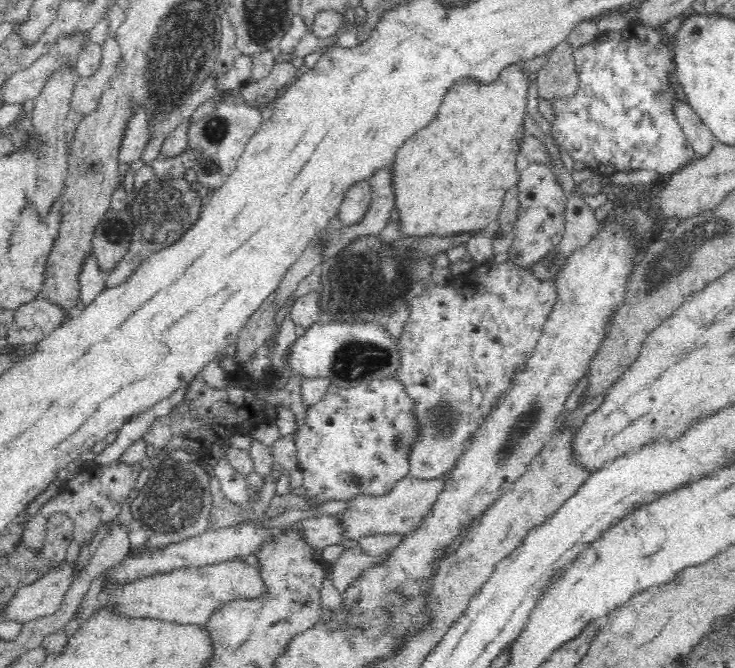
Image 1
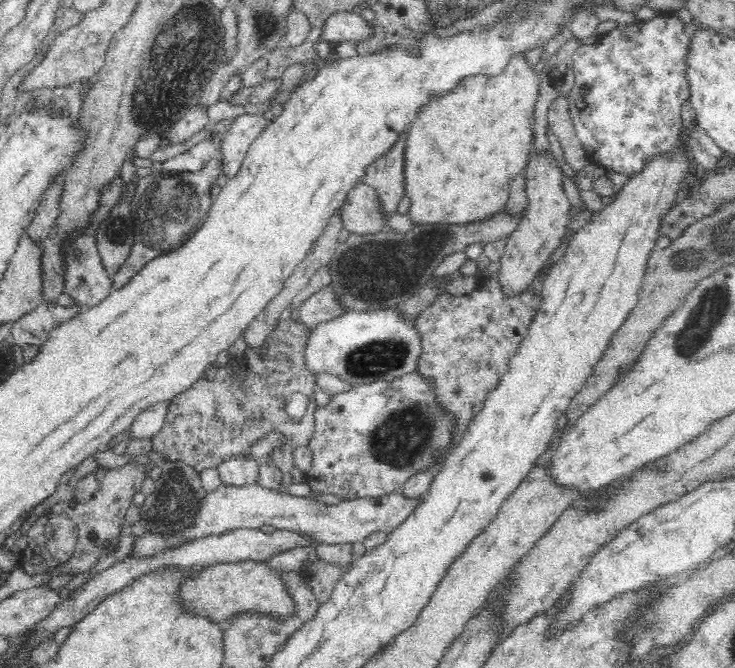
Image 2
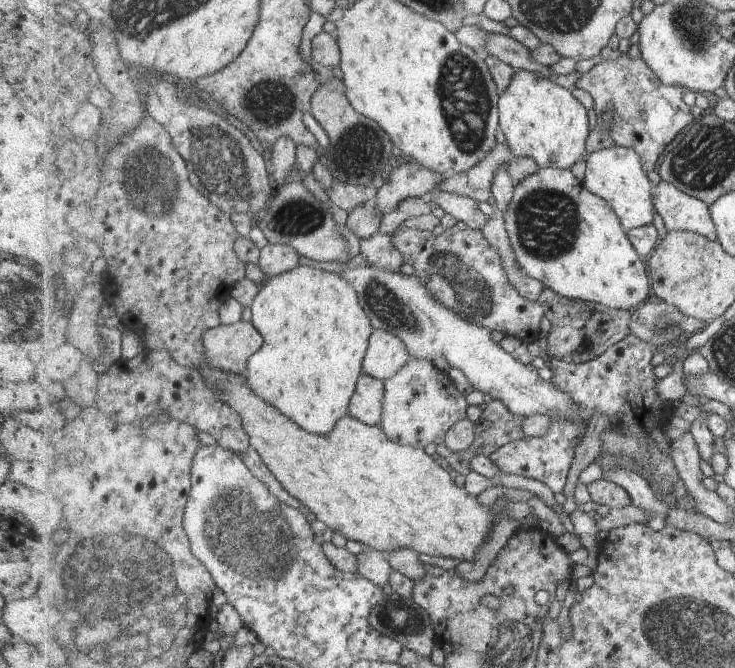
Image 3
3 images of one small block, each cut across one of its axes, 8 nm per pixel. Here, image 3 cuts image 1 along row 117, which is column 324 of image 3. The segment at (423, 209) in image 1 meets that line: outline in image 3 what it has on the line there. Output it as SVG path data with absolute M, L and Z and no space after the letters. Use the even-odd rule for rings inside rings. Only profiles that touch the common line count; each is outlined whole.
M209 369L211 375L204 377L205 382L213 388L213 392L219 392L224 403L241 415L250 446L273 472L280 486L334 533L341 533L348 540L356 540L365 548L377 551L413 548L421 554L455 558L461 562L473 560L477 550L488 540L489 532L497 522L493 507L479 504L479 500L471 496L465 487L457 486L453 482L453 474L441 468L422 448L392 441L381 426L365 424L351 414L343 416L337 428L327 436L309 434L280 409L257 396L249 386L246 374Z

